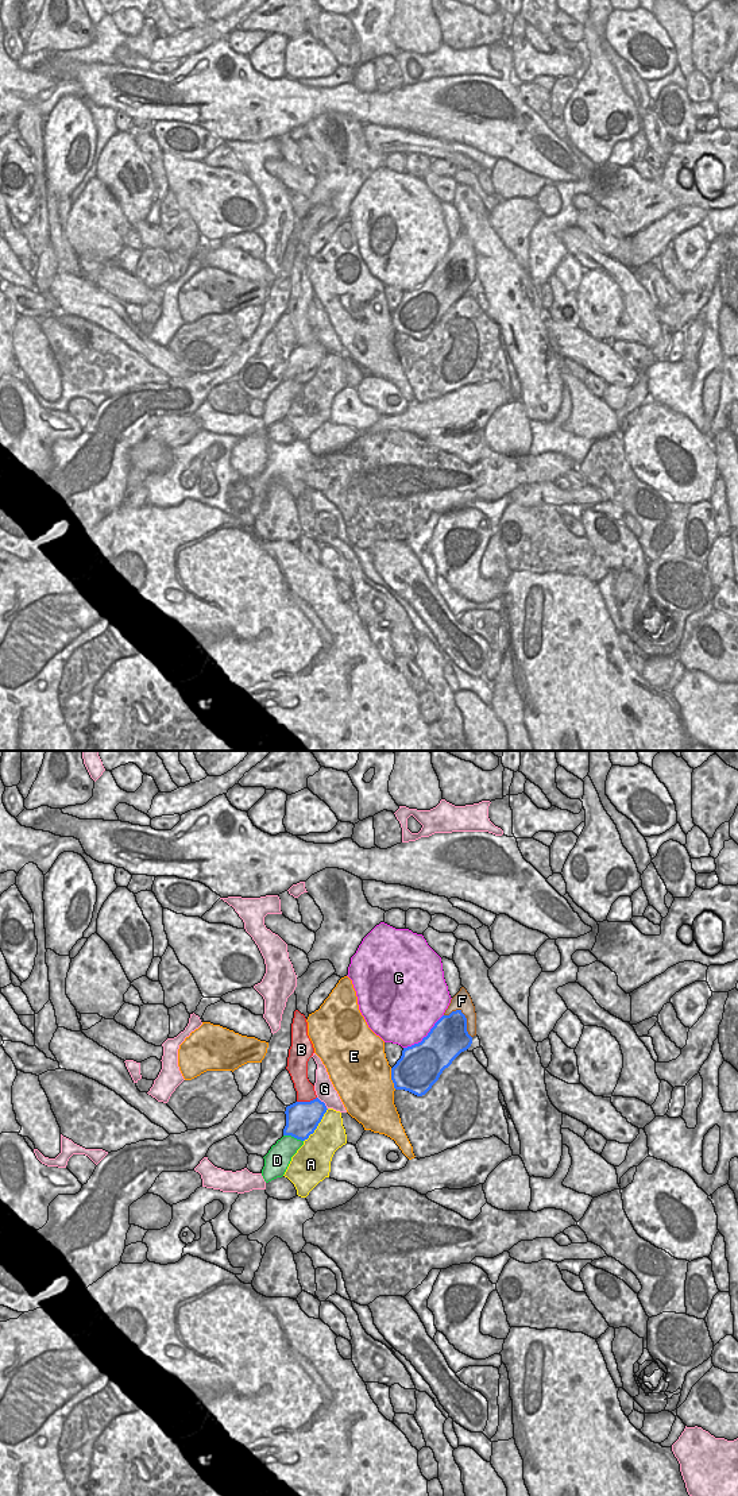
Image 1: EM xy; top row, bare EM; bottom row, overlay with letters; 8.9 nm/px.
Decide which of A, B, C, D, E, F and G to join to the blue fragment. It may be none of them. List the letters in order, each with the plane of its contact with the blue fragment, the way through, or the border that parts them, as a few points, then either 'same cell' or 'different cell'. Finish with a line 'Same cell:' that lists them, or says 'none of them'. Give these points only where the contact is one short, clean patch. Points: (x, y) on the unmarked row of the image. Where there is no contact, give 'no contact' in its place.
A: meets blue in xy; different cell
B: meets blue in xy; different cell
C: meets blue in xy; different cell
D: meets blue in xy; different cell
E: meets blue in xy; different cell
F: meets blue in xy; runs through xy (448, 281), (464, 261), (462, 245); same cell
G: meets blue in xy; different cell
Same cell: F

